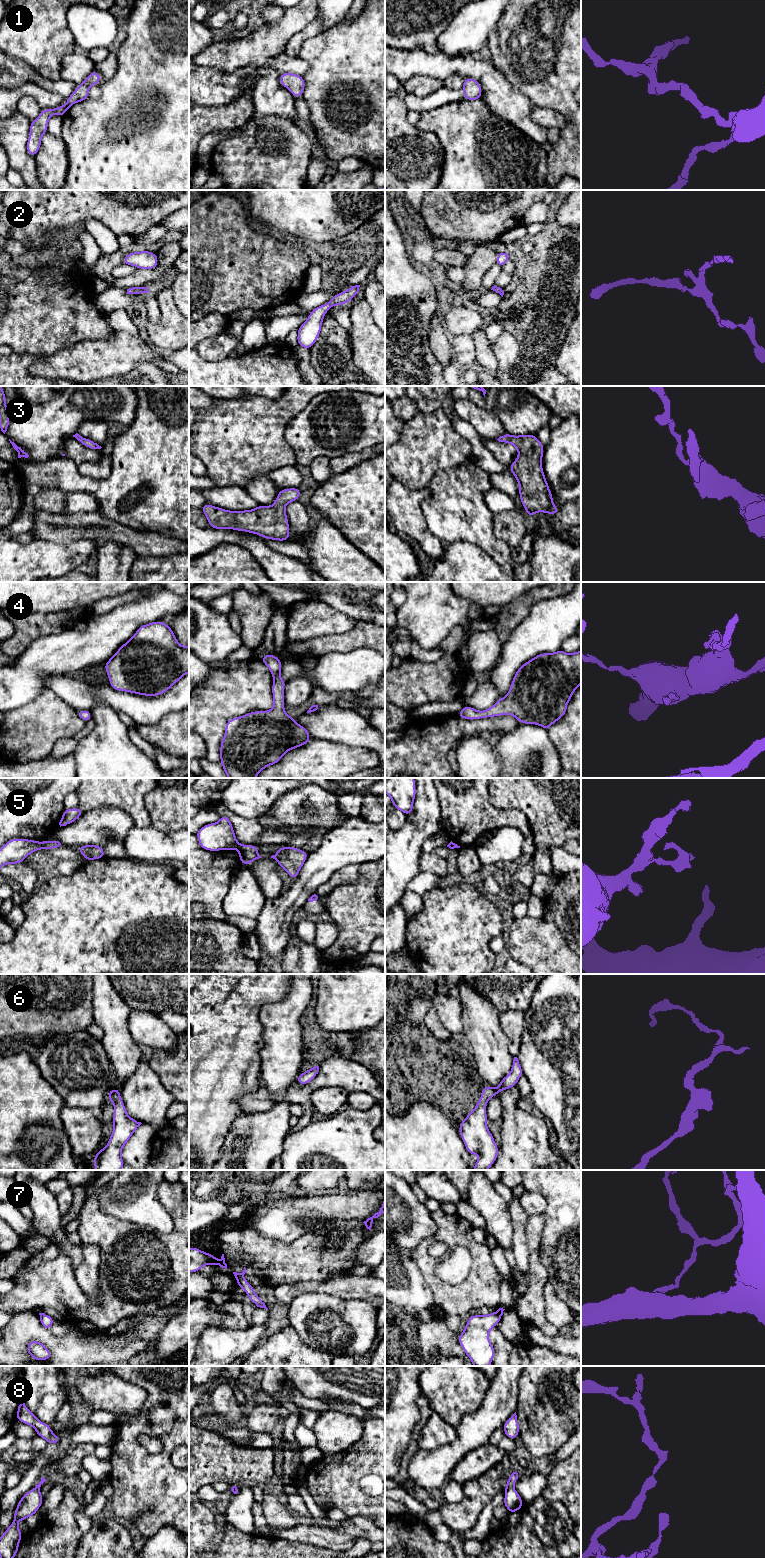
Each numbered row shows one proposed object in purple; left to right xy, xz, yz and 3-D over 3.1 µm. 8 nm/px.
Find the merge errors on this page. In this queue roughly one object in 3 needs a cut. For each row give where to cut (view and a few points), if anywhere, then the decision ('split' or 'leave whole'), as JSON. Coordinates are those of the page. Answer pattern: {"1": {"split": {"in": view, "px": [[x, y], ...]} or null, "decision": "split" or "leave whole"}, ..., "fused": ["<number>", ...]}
{"1": {"split": null, "decision": "leave whole"}, "2": {"split": null, "decision": "leave whole"}, "3": {"split": null, "decision": "leave whole"}, "4": {"split": null, "decision": "leave whole"}, "5": {"split": {"in": "xy", "px": [[41, 843], [42, 848]]}, "decision": "split"}, "6": {"split": null, "decision": "leave whole"}, "7": {"split": null, "decision": "leave whole"}, "8": {"split": null, "decision": "leave whole"}, "fused": ["5"]}

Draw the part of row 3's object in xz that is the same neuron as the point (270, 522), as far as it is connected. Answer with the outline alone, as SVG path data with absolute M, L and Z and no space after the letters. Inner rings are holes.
M300 488L279 490L272 506L260 505L252 510L231 511L205 503L201 511L212 529L233 529L260 535L265 539L290 540L285 506L298 501Z

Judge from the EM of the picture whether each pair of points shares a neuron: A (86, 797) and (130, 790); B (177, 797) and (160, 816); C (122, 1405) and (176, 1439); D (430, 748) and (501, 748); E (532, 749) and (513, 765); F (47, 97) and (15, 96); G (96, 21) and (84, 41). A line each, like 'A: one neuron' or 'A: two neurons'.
A: one neuron
B: one neuron
C: two neurons
D: two neurons
E: one neuron
F: one neuron
G: one neuron

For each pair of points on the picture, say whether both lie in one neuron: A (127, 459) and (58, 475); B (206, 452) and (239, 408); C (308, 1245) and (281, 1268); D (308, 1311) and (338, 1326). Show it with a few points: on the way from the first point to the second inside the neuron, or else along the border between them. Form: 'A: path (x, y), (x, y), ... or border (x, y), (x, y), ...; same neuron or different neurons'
A: path (113, 477), (106, 484), (76, 482); same neuron
B: path (217, 441), (239, 419); same neuron
C: path (301, 1252), (291, 1262), (288, 1262); same neuron
D: path (315, 1315), (325, 1323), (331, 1324); same neuron

